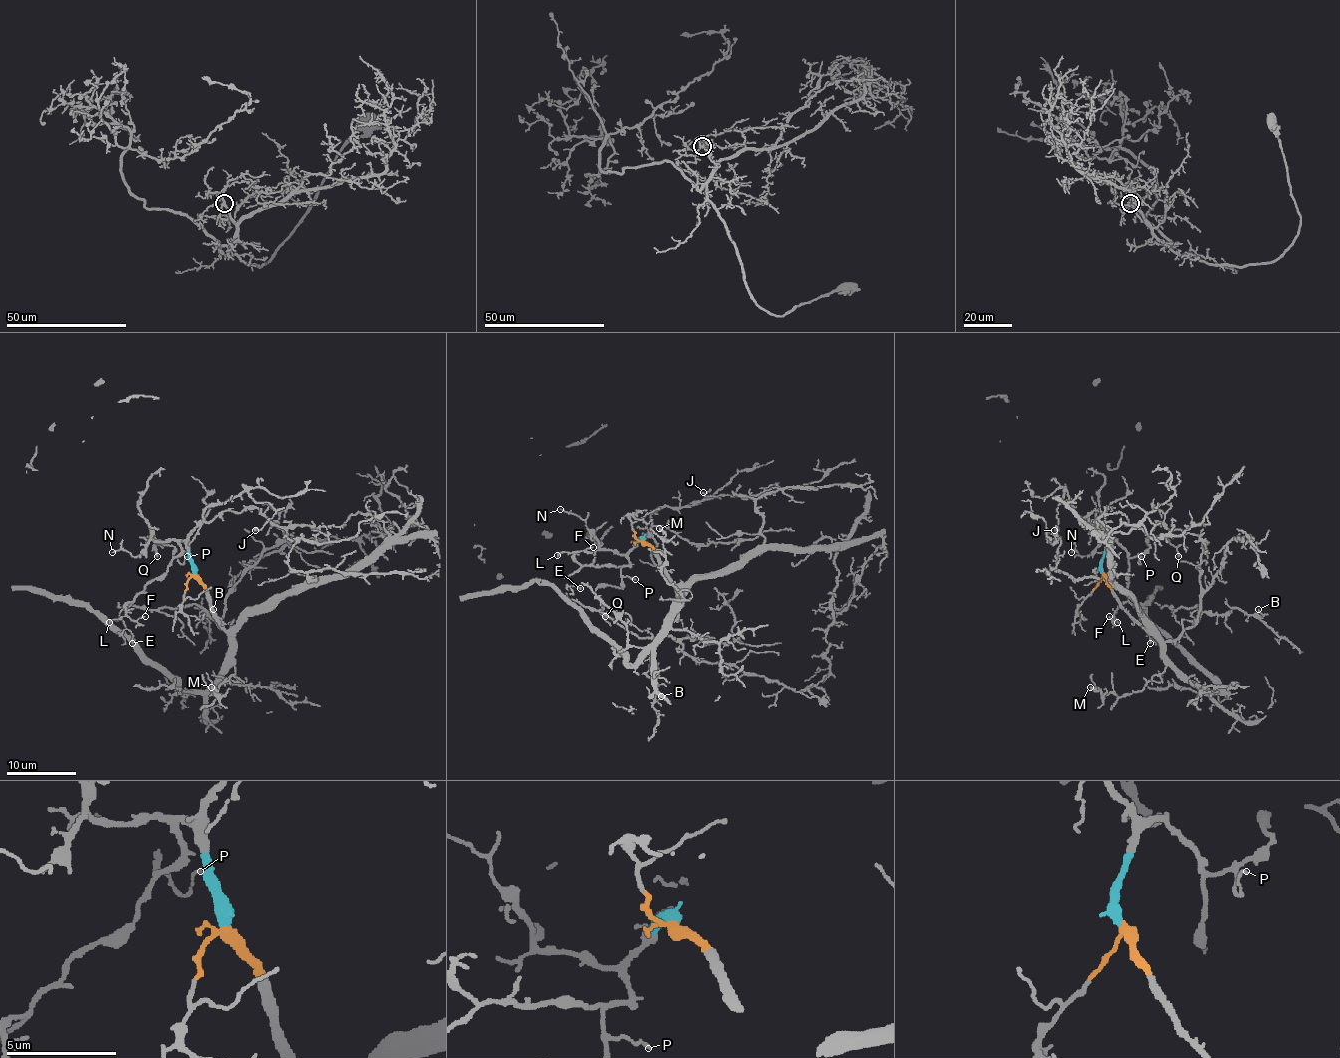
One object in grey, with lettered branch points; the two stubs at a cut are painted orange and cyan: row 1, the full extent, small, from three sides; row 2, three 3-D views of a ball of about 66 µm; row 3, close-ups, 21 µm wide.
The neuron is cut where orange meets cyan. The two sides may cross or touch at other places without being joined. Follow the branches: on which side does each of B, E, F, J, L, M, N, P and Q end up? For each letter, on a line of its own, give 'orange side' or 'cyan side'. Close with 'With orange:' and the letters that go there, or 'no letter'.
B: orange side
E: cyan side
F: cyan side
J: cyan side
L: cyan side
M: orange side
N: cyan side
P: cyan side
Q: cyan side
With orange: B, M

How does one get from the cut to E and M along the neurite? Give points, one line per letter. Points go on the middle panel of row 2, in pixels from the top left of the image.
E: (642, 540), (628, 554), (628, 564), (582, 566), (568, 576), (580, 589)
M: (642, 540), (653, 549), (682, 604), (680, 594), (665, 578), (661, 570), (665, 533), (660, 528)

